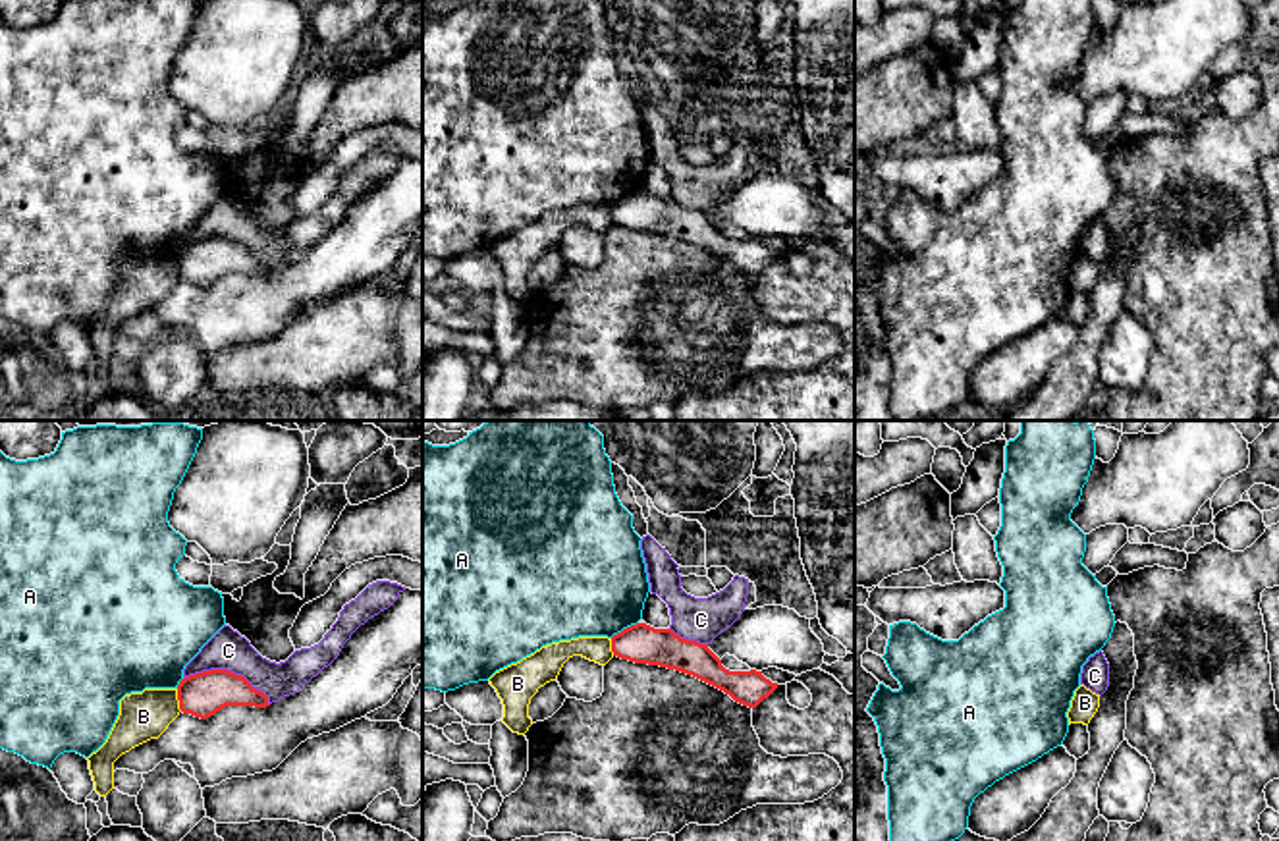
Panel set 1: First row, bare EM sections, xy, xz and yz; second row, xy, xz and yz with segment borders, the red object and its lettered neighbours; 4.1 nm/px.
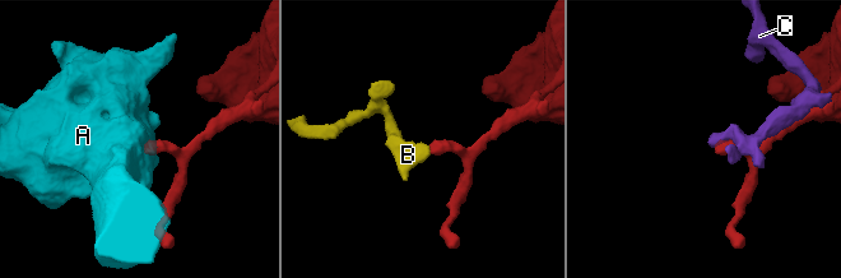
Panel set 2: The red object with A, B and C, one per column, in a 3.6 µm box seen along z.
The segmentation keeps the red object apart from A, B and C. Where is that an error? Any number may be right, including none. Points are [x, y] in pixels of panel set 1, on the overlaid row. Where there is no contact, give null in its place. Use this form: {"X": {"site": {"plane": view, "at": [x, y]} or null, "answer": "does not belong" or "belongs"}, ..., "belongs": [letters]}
{"A": {"site": {"plane": "xz", "at": [624, 629]}, "answer": "does not belong"}, "B": {"site": {"plane": "xy", "at": [178, 699]}, "answer": "does not belong"}, "C": {"site": {"plane": "xy", "at": [230, 672]}, "answer": "does not belong"}, "belongs": []}

